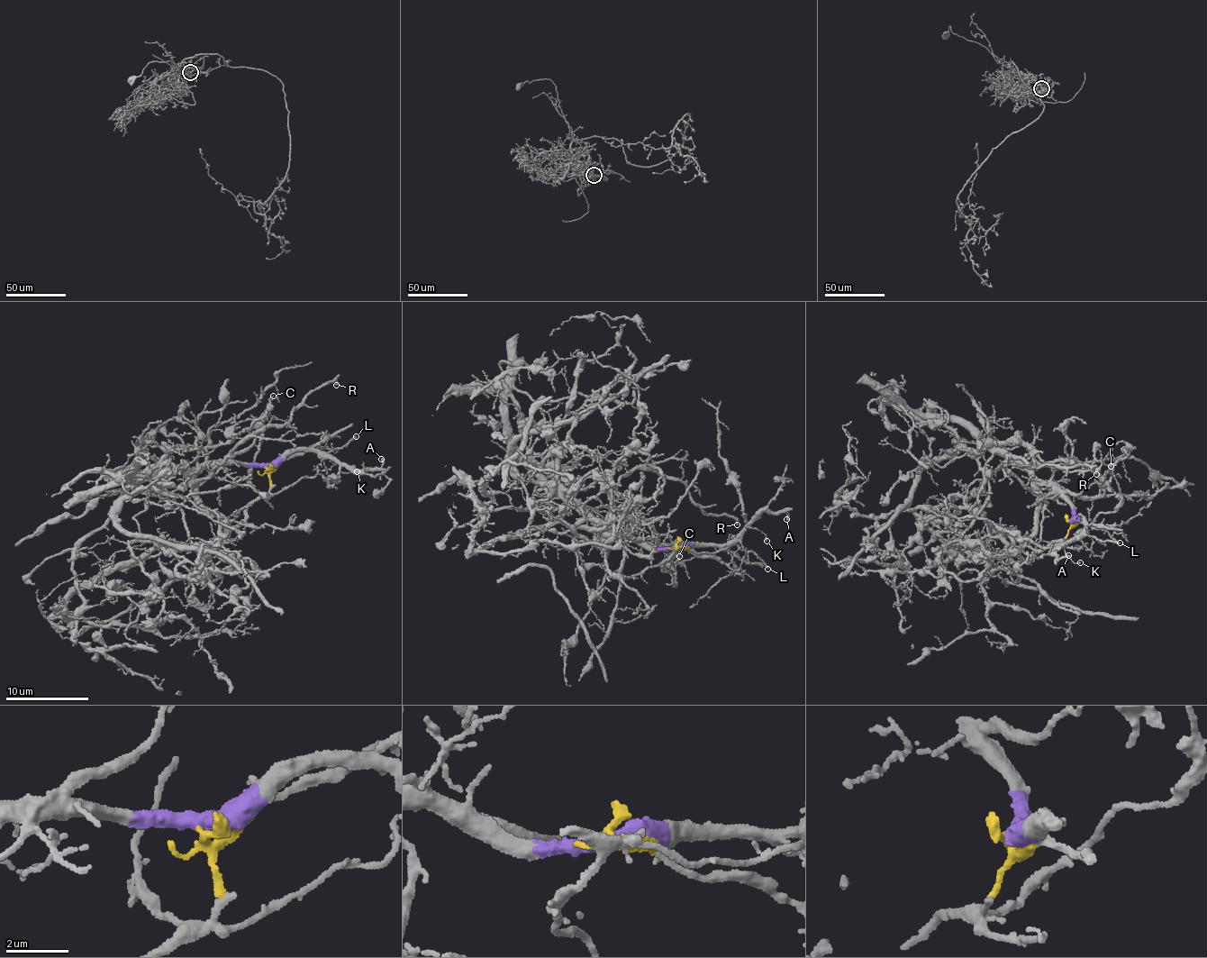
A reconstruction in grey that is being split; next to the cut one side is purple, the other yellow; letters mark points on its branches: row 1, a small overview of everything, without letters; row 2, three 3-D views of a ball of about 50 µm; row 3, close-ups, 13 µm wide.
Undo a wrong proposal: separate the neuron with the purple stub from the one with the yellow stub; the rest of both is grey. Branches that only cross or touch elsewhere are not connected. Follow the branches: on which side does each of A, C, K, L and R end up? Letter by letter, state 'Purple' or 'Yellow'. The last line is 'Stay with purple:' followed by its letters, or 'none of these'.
A: Purple
C: Yellow
K: Purple
L: Purple
R: Purple
Stay with purple: A, K, L, R

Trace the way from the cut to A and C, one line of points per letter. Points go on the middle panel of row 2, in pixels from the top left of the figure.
A: (676, 544), (725, 544), (763, 512), (782, 511), (787, 519)
C: (676, 544), (680, 547), (662, 570), (671, 573), (675, 582), (675, 562), (680, 557)

